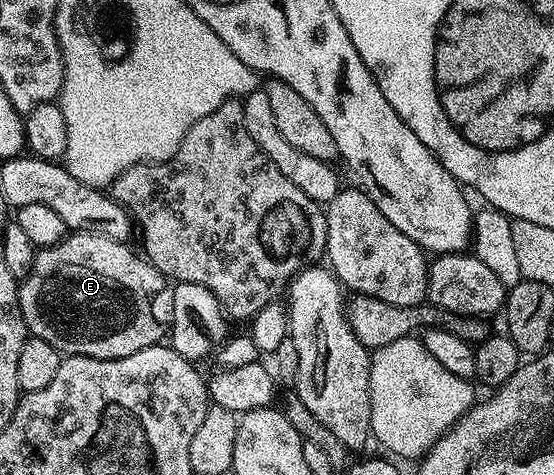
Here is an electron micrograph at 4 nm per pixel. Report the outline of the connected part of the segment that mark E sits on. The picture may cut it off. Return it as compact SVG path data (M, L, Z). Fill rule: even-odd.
M72 231L65 236L64 240L58 242L57 245L46 245L37 248L36 257L32 260L32 271L22 278L19 282L20 287L20 310L22 311L22 319L26 323L29 334L38 339L42 339L46 343L50 343L62 355L71 355L74 357L93 357L94 359L118 359L126 355L134 355L134 351L142 351L151 345L159 345L165 340L166 325L160 322L160 317L156 314L156 300L160 296L165 296L166 278L148 262L148 258L136 253L131 249L131 244L123 241L115 241L101 233L82 233Z

